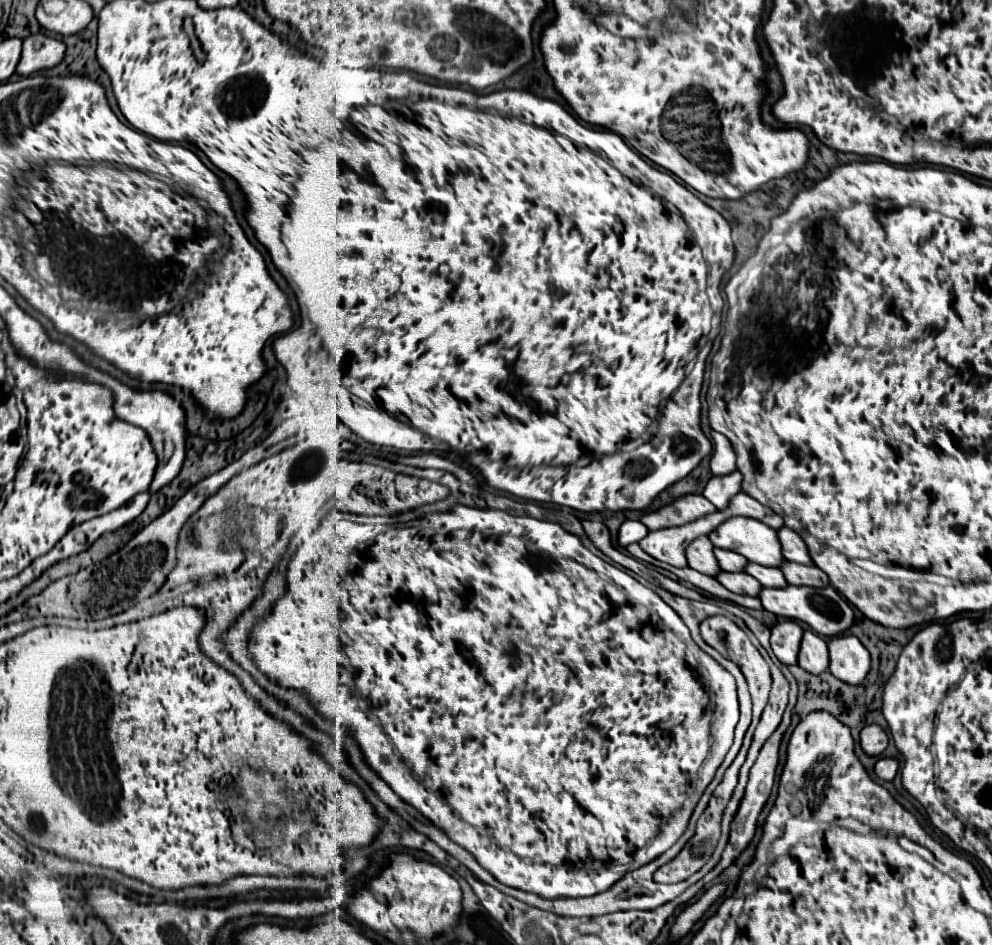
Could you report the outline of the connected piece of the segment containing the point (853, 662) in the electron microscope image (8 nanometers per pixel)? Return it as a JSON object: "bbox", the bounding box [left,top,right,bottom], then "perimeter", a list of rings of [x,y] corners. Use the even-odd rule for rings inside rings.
{"bbox":[827,635,871,685],"perimeter":[[[839,635],[827,645],[831,661],[829,671],[849,685],[861,685],[871,671],[871,657],[867,655],[863,643],[859,643],[855,635]]]}

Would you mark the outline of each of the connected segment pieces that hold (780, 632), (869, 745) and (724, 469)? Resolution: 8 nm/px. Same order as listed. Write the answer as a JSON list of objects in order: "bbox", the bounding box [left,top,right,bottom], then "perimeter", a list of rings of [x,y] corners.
[{"bbox":[771,621,803,665],"perimeter":[[[781,621],[771,629],[771,649],[775,657],[785,665],[795,665],[801,639],[803,627],[795,621]]]},{"bbox":[861,725,889,755],"perimeter":[[[867,725],[861,731],[861,747],[867,755],[881,755],[889,745],[887,733],[879,725]]]},{"bbox":[709,431,737,477],"perimeter":[[[711,431],[709,437],[713,441],[713,455],[711,455],[713,475],[723,477],[723,475],[733,473],[737,469],[737,455],[735,455],[735,449],[733,449],[731,441],[725,435],[715,433],[715,431]]]}]

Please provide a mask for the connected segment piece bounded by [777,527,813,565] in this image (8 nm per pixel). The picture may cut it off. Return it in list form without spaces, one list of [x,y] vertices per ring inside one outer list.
[[[781,527],[779,531],[779,539],[781,539],[781,547],[783,547],[783,555],[787,561],[795,561],[795,563],[803,563],[803,565],[811,565],[811,557],[807,551],[807,545],[803,543],[803,539],[789,527]]]

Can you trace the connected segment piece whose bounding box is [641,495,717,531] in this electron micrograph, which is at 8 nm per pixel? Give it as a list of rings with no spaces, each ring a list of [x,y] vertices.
[[[685,495],[675,499],[671,505],[661,507],[659,511],[645,513],[641,517],[641,523],[649,527],[649,531],[685,525],[695,519],[701,519],[703,515],[711,515],[711,511],[717,511],[715,505],[711,505],[703,495]]]

